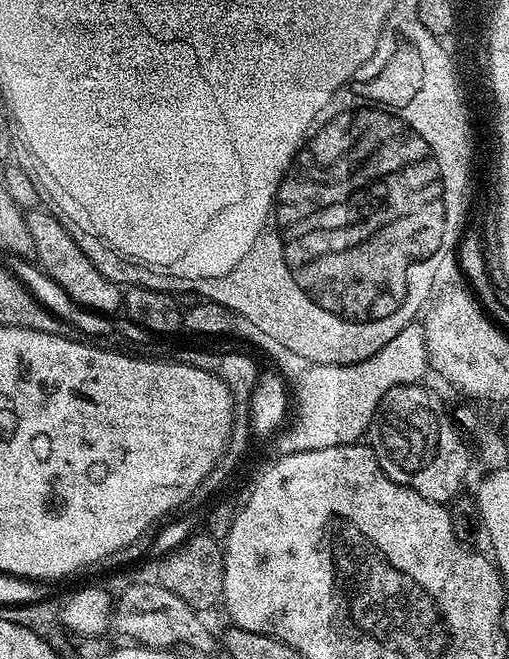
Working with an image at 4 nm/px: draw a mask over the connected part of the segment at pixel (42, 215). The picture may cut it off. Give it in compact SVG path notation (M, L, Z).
M32 210L27 213L30 238L34 238L35 263L69 295L74 303L79 304L83 309L101 314L111 314L110 312L116 311L119 313L122 308L121 285L106 278L106 274L102 274L102 270L98 270L98 266L94 266L94 262L90 262L90 258L86 258L86 254L78 246L78 242L74 242L72 235L64 229L62 222L55 214L48 210L40 211Z

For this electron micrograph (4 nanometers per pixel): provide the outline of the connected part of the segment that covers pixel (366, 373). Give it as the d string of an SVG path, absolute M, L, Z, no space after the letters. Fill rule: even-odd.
M413 322L400 332L393 332L392 337L384 341L383 346L378 350L378 354L374 354L370 358L366 358L362 362L354 362L353 364L309 364L307 362L300 362L295 365L297 368L292 373L288 372L287 386L290 389L290 419L287 421L286 427L283 429L280 444L284 447L285 453L290 452L305 452L306 450L322 450L323 448L329 448L330 446L338 446L339 444L355 444L361 439L360 436L369 431L370 425L376 414L376 407L380 405L381 398L386 394L386 390L390 390L394 386L402 386L403 384L418 384L425 378L424 371L427 373L430 368L430 361L428 359L428 351L426 350L426 338L424 337L423 323Z

